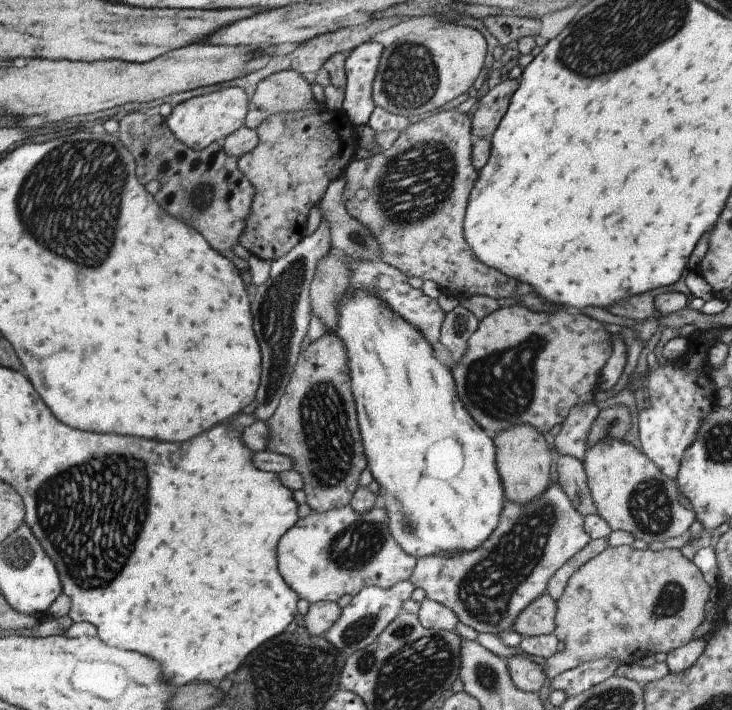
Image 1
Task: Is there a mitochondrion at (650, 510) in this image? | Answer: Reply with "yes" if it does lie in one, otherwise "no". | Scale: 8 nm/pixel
yes

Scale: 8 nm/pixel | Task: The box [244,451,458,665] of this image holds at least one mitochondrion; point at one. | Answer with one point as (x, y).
(354, 547)

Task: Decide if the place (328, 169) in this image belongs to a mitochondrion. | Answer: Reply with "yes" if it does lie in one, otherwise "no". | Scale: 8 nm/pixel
no

